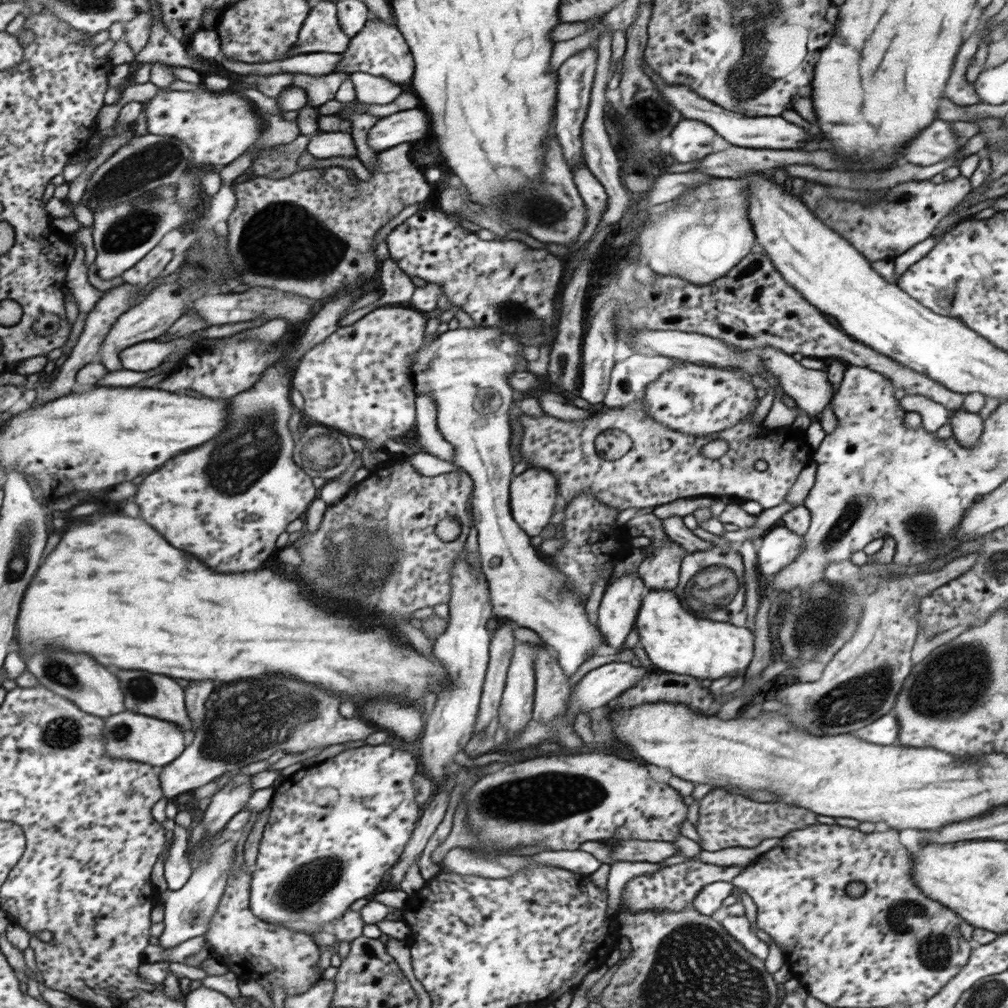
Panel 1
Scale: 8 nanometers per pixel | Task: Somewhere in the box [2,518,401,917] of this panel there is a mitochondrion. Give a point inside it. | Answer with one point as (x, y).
(255, 717)

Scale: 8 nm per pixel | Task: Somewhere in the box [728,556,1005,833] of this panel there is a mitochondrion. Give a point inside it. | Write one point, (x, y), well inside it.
(951, 686)

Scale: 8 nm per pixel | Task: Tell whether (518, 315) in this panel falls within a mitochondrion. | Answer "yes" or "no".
yes

